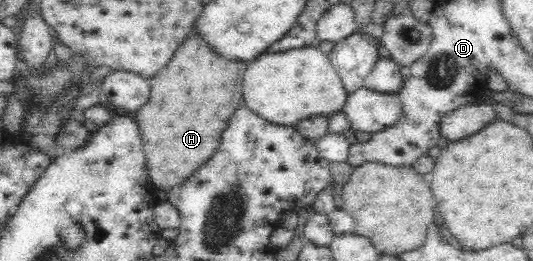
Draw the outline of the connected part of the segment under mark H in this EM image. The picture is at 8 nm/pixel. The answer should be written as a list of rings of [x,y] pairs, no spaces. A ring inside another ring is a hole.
[[[199,31],[186,36],[179,44],[173,58],[165,68],[150,78],[151,97],[140,107],[134,116],[137,120],[149,177],[157,190],[168,191],[170,187],[185,181],[209,156],[219,147],[223,131],[227,128],[229,118],[243,99],[243,83],[248,68],[256,59],[228,59],[211,47],[210,42]]]

